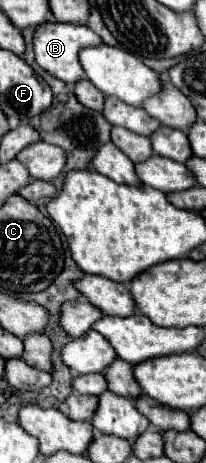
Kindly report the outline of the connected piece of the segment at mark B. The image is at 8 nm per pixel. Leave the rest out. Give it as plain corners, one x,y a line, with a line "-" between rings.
47,21
39,25
33,31
33,53
35,53
35,63
51,73
53,77
73,85
83,77
83,67
79,63
79,49
81,47
97,47
101,45
101,37
97,37
87,25
79,23
57,23
57,21

